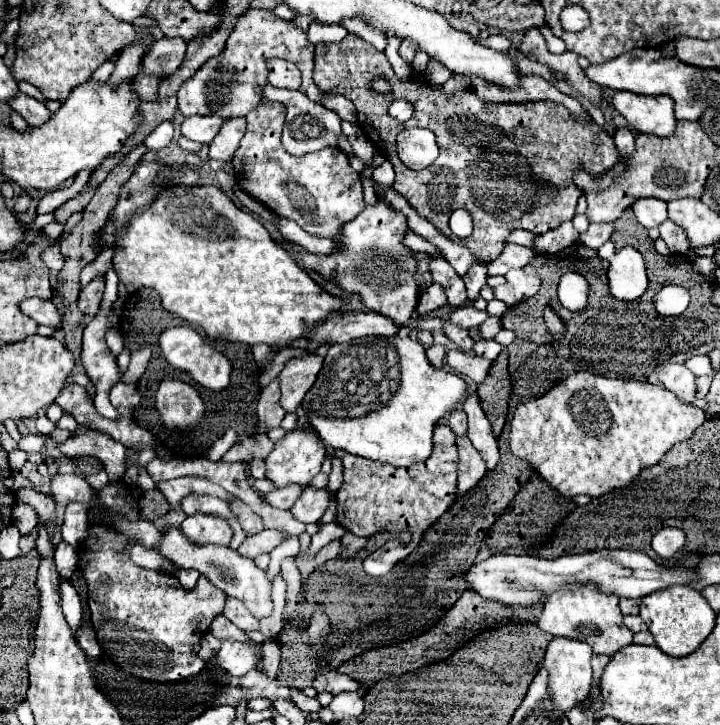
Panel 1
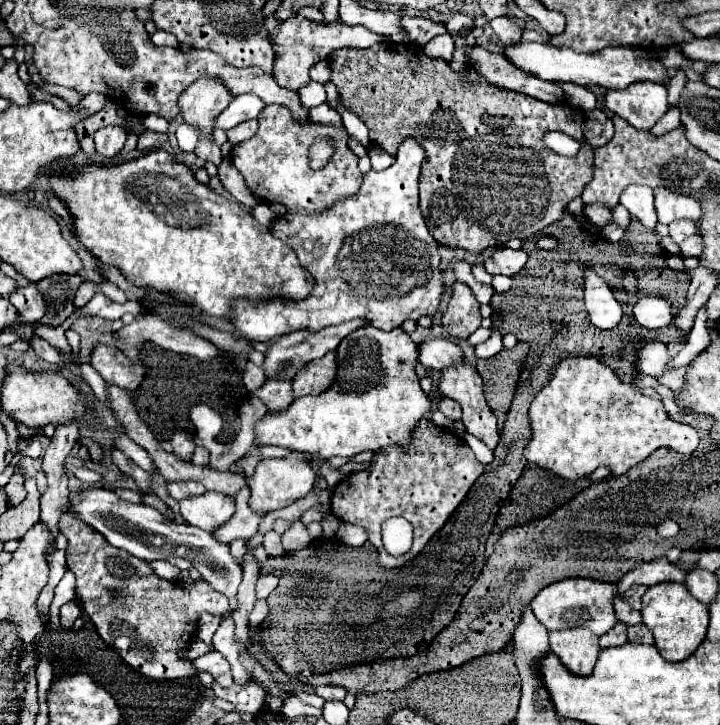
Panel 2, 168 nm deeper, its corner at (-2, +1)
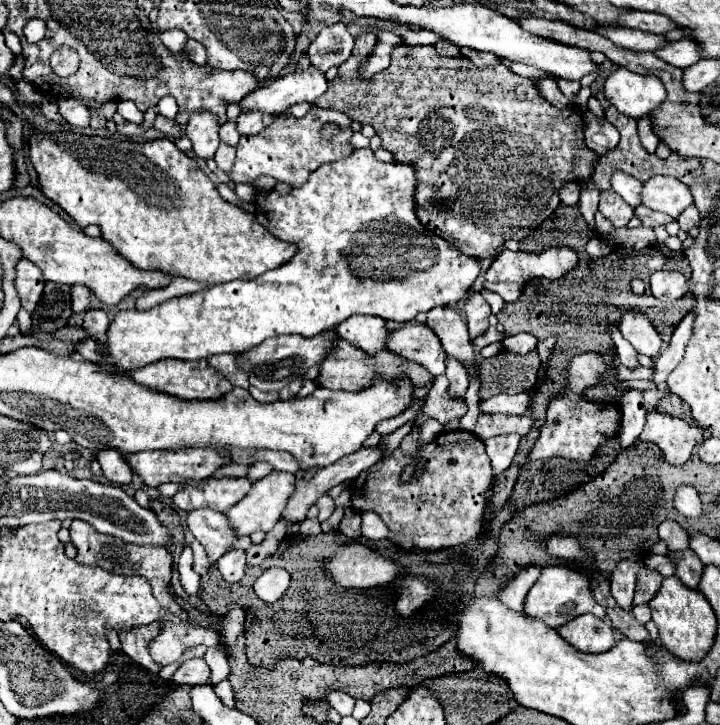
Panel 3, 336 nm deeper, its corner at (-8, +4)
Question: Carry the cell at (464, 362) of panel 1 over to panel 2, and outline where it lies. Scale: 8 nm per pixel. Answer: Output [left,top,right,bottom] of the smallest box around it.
[418,339,462,371]

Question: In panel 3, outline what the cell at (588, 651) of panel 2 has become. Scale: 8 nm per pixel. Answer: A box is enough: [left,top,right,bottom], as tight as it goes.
[558,614,616,654]

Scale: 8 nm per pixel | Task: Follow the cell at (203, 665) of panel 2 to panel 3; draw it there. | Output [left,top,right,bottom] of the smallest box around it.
[172,658,210,684]

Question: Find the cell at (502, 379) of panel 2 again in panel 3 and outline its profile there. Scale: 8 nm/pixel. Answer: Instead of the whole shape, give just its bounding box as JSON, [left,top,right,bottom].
[480,350,538,400]

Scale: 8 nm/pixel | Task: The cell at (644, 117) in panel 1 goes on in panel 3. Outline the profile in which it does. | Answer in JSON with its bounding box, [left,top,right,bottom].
[604,68,666,120]

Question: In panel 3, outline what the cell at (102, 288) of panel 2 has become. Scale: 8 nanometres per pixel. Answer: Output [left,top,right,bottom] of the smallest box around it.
[72,284,90,312]

